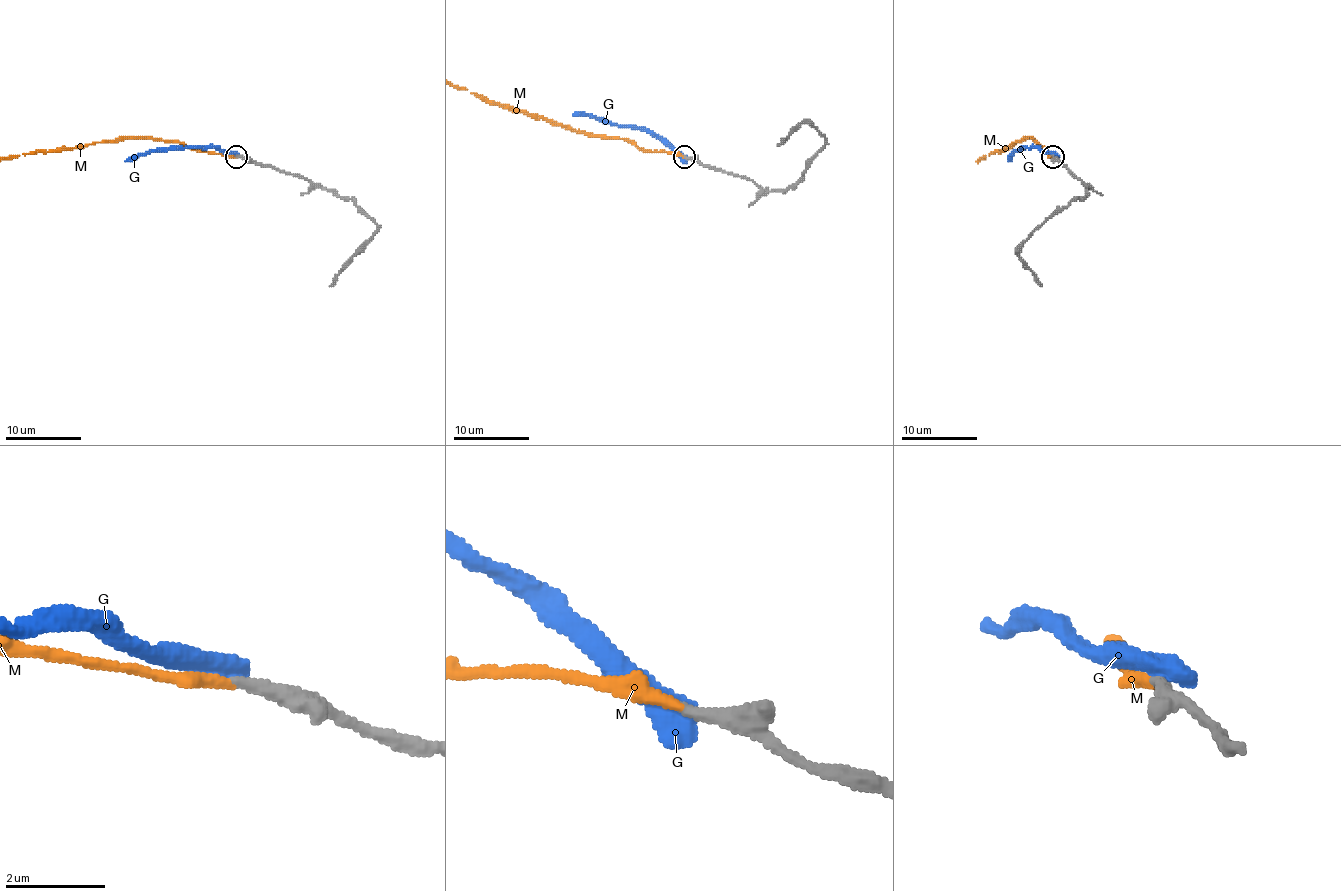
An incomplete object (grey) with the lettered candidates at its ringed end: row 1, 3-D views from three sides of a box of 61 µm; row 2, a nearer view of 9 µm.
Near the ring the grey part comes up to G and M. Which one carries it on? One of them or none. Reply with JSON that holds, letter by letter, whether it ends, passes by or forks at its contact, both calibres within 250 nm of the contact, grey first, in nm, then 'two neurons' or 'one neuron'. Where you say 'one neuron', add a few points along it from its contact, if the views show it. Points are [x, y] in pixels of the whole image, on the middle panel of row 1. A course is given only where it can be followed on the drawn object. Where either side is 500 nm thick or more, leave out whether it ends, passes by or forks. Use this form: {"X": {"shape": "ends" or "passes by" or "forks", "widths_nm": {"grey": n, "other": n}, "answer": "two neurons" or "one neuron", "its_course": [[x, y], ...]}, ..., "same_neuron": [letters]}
{"G": {"widths_nm": {"grey": 300, "other": 600}, "answer": "two neurons"}, "M": {"shape": "ends", "widths_nm": {"grey": 280, "other": 280}, "answer": "one neuron"}, "same_neuron": ["M"]}

